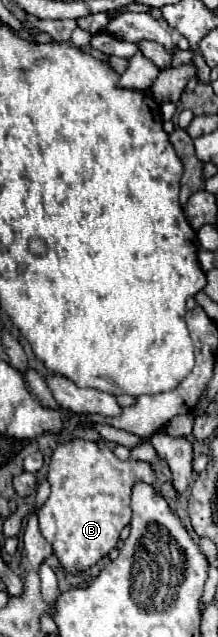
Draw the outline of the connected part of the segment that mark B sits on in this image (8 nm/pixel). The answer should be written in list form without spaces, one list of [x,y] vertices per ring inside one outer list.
[[[70,440],[58,446],[50,458],[48,482],[52,494],[38,508],[40,530],[52,544],[54,556],[66,572],[80,572],[94,566],[118,544],[120,530],[130,522],[130,494],[136,482],[154,484],[156,474],[148,462],[120,460],[106,444]]]

